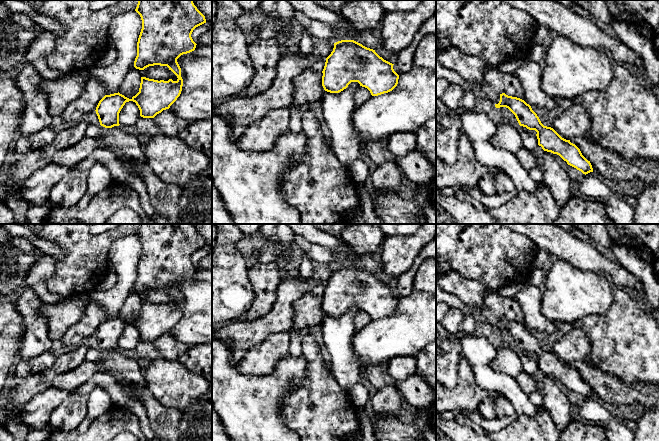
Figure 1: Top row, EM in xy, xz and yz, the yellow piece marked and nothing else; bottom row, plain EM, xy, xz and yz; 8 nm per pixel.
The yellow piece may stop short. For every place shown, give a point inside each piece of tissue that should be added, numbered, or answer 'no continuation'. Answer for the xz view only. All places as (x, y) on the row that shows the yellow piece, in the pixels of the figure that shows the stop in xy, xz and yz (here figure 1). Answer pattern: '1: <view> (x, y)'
no continuation

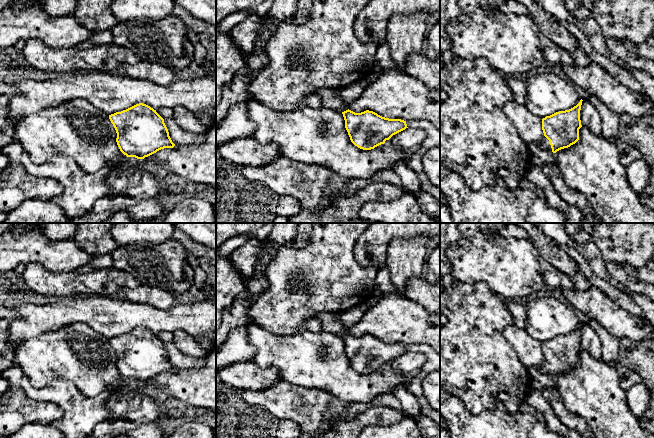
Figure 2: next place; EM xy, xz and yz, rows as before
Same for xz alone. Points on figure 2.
1: xz (329, 96)

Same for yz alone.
1: yz (545, 144)

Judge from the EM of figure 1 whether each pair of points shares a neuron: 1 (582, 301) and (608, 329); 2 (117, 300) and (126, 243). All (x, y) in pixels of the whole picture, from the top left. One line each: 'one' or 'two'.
1: two
2: one

